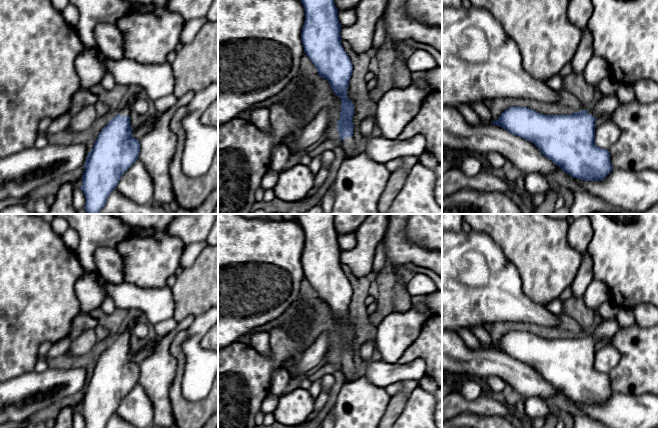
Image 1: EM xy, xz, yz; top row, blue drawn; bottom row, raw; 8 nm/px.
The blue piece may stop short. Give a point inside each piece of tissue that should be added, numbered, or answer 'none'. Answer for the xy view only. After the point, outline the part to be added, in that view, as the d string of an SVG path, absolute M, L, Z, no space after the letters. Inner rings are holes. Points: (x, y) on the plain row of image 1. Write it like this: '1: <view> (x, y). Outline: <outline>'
1: xy (125, 334). Outline: M131 321L125 329L121 330L118 337L122 340L130 340L130 335L137 322Z

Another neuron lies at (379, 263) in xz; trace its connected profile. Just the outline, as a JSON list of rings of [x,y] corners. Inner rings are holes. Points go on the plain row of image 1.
[[[382,242],[376,248],[372,269],[378,273],[389,273],[386,263],[385,245]]]

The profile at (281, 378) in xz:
[[[283,367],[276,369],[272,374],[270,393],[277,397],[286,394],[291,379],[287,369]]]

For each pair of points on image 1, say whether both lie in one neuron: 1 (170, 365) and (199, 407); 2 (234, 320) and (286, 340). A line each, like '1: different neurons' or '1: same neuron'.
1: different neurons
2: different neurons

